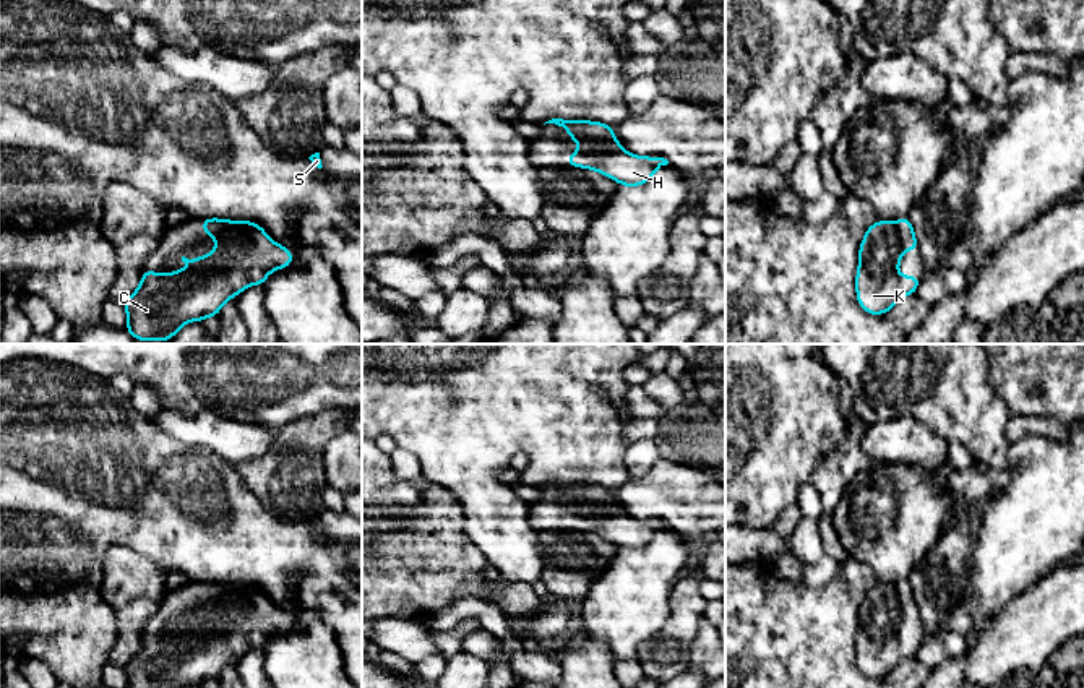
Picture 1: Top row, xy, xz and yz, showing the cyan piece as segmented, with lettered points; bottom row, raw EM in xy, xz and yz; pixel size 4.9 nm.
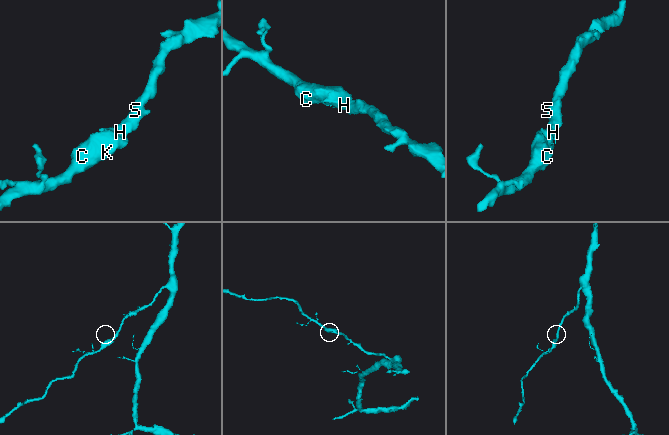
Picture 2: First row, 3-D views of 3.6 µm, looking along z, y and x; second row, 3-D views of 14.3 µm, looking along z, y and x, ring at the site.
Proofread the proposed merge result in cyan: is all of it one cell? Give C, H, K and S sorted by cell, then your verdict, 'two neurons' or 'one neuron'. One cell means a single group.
groups C H K S; one neuron

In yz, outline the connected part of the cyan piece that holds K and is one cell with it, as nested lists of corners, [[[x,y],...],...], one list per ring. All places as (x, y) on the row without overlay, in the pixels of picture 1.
[[[907,579],[896,586],[876,584],[860,607],[855,641],[857,665],[870,678],[894,672],[902,659],[915,657],[918,639],[899,639],[902,615],[914,615],[918,605]]]

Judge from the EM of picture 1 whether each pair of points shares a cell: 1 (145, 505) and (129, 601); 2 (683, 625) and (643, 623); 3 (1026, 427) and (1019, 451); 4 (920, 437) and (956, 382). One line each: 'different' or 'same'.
1: different
2: different
3: different
4: different

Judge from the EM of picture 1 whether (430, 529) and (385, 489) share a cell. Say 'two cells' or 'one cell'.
one cell

